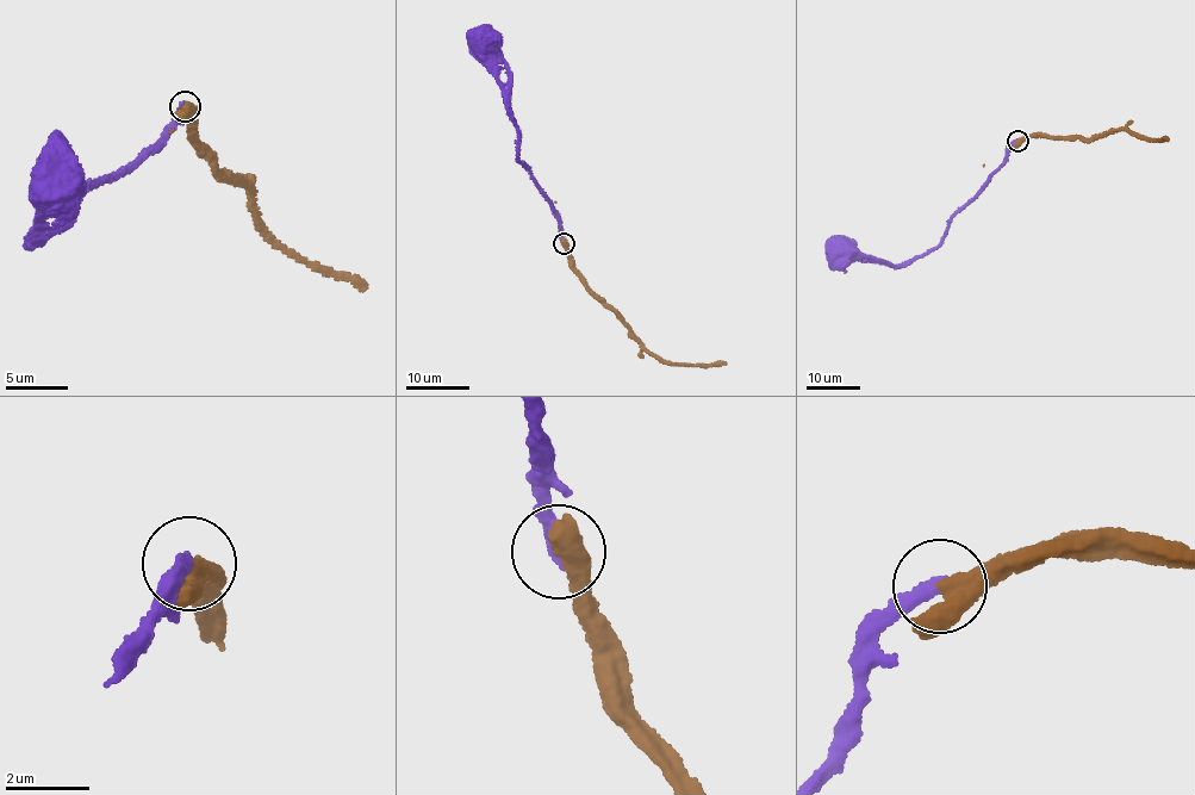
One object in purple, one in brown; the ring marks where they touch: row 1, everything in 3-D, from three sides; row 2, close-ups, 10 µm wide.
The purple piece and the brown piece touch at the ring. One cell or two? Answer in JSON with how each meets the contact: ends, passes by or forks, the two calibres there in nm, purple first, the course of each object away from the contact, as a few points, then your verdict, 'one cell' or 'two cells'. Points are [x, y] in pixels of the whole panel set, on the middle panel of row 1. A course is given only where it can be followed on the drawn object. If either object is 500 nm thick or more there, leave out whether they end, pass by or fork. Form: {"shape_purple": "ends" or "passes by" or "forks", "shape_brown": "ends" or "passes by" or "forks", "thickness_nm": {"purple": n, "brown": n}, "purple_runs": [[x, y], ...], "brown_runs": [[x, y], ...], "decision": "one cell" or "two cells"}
{"shape_purple": "ends", "shape_brown": "passes by", "thickness_nm": {"purple": 320, "brown": 440}, "purple_runs": [[564, 243], [551, 206], [518, 157], [504, 85], [491, 48], [485, 43]], "brown_runs": [[564, 243], [574, 273], [628, 323], [646, 349], [672, 364], [715, 366], [726, 362]], "decision": "two cells"}

